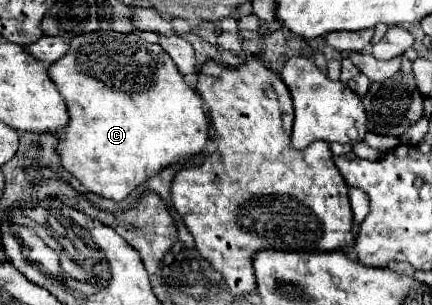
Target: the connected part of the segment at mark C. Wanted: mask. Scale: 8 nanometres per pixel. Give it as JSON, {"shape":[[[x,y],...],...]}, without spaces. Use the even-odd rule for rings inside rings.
{"shape":[[[115,31],[85,33],[73,37],[67,55],[49,65],[49,77],[65,97],[71,115],[67,129],[59,133],[61,165],[99,197],[123,201],[165,167],[183,157],[205,153],[211,125],[203,99],[185,83],[173,59],[157,43],[151,45],[137,35]]]}

